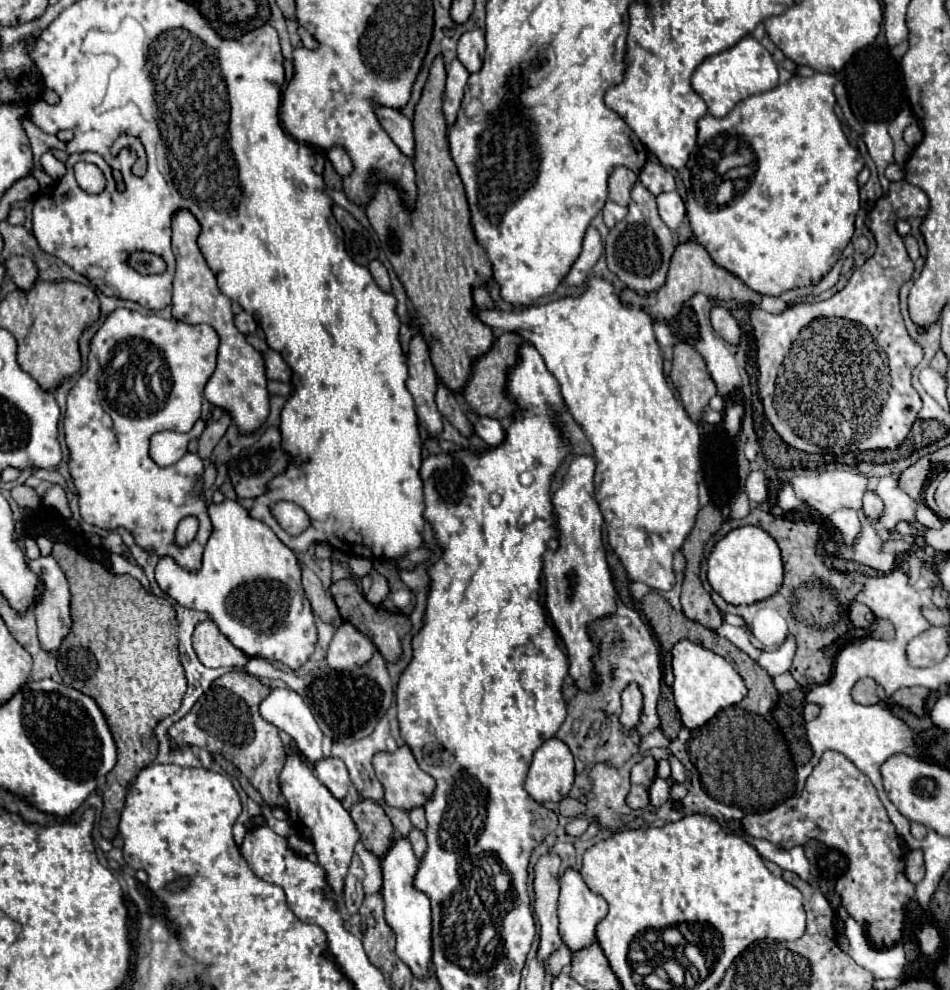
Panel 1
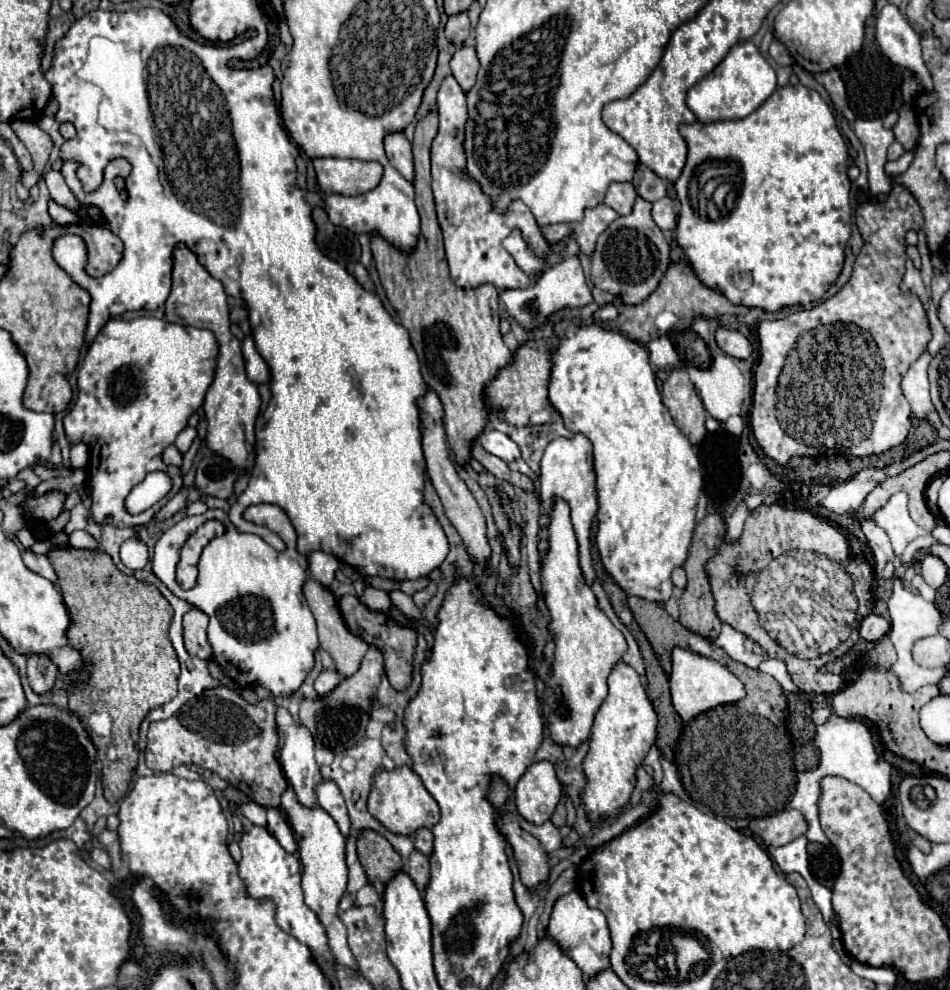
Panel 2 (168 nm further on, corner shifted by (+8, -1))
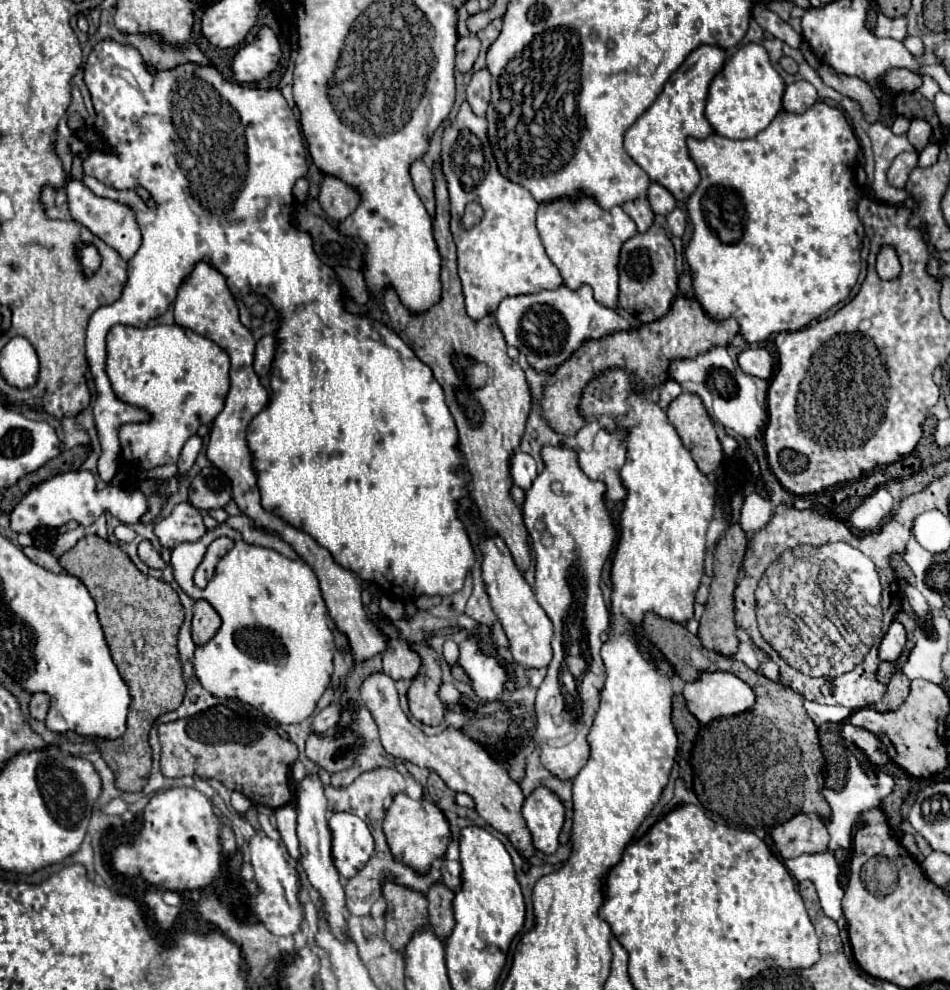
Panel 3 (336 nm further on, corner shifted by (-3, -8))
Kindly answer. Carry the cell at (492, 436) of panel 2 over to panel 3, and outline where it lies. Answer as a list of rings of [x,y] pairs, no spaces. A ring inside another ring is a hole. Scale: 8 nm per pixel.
[[[516,450],[510,458],[510,476],[512,476],[512,482],[516,486],[520,486],[522,490],[526,490],[532,480],[536,478],[536,462],[530,454],[522,452],[522,450]]]

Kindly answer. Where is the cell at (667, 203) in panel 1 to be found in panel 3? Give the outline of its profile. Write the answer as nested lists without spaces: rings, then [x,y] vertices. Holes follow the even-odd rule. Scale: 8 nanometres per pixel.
[[[682,208],[672,210],[672,212],[666,216],[666,220],[668,220],[668,228],[670,228],[670,232],[672,232],[674,236],[682,236],[682,234],[684,234],[684,228],[686,228],[686,214],[684,214]]]

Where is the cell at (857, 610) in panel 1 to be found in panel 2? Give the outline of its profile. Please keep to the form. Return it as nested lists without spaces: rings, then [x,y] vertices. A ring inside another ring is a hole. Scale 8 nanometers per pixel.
[[[871,613],[867,615],[863,621],[861,621],[861,627],[859,627],[859,635],[865,639],[865,641],[879,641],[883,639],[887,633],[889,633],[889,621]]]

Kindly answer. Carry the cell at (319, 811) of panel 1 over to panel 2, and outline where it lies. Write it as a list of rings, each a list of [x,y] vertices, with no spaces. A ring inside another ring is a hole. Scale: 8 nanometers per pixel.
[[[289,787],[285,795],[281,797],[281,811],[287,815],[297,843],[299,843],[299,853],[301,853],[301,863],[303,863],[303,893],[305,893],[305,905],[317,915],[321,925],[325,927],[327,933],[327,945],[333,955],[333,963],[347,967],[355,973],[359,973],[357,961],[347,945],[347,931],[345,925],[341,923],[337,909],[341,895],[345,893],[347,887],[347,865],[345,865],[345,837],[341,835],[337,823],[329,813],[325,813],[321,807],[301,807],[297,803],[297,797],[293,795],[293,789]]]

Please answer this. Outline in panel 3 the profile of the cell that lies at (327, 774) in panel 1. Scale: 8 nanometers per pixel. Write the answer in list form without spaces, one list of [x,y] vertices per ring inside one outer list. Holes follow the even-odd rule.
[[[334,812],[328,820],[332,832],[334,864],[344,878],[352,878],[364,868],[374,852],[374,838],[368,824],[348,812]]]

